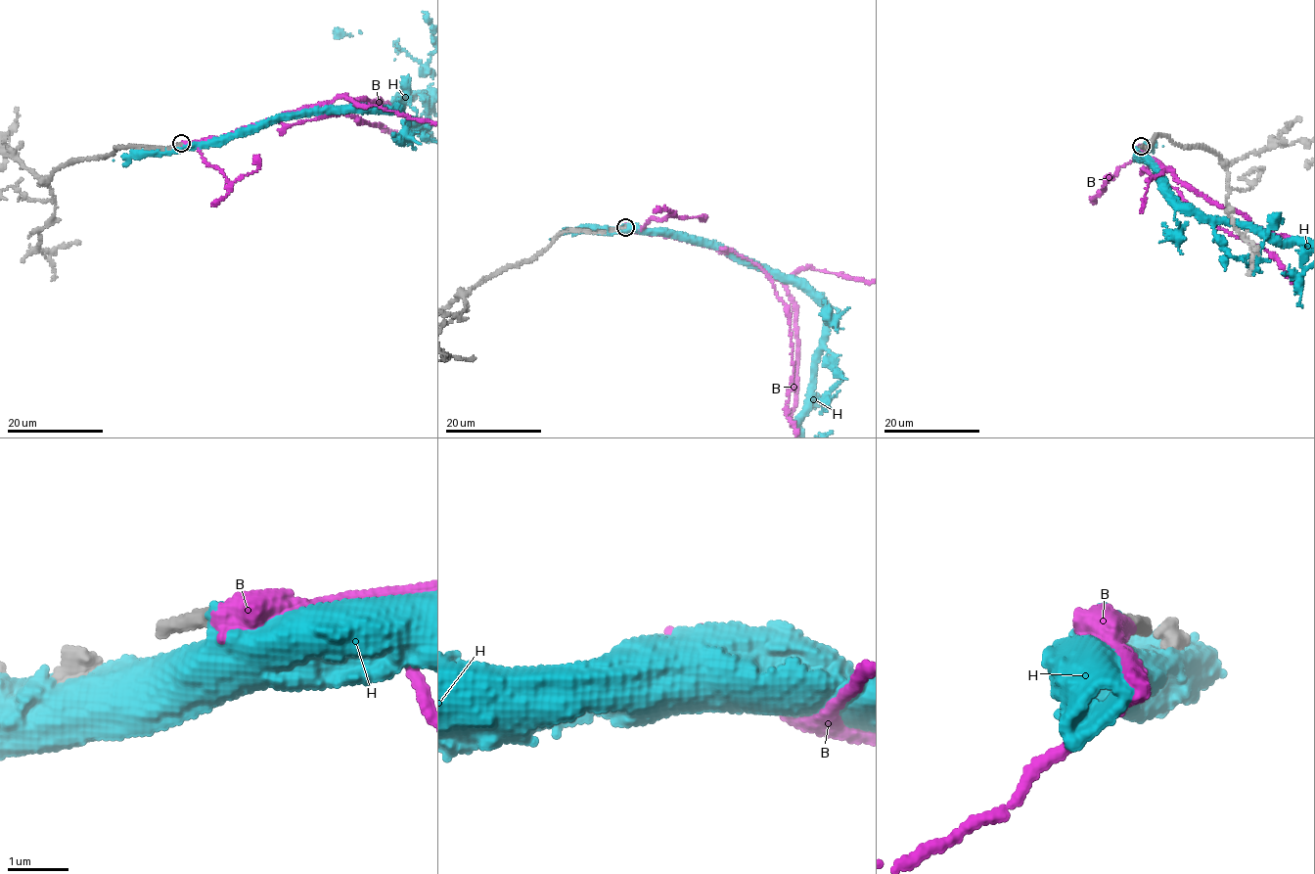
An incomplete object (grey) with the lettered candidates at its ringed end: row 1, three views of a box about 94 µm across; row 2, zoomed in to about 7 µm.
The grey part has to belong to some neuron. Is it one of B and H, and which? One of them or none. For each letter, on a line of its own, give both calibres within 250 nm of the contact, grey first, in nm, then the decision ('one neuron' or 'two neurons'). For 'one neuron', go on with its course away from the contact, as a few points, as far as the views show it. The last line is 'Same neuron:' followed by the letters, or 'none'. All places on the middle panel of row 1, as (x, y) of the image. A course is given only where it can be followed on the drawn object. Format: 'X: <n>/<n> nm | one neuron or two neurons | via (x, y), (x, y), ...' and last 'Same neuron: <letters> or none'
B: 280/480 nm | one neuron
H: 280/750 nm | two neurons
Same neuron: B

